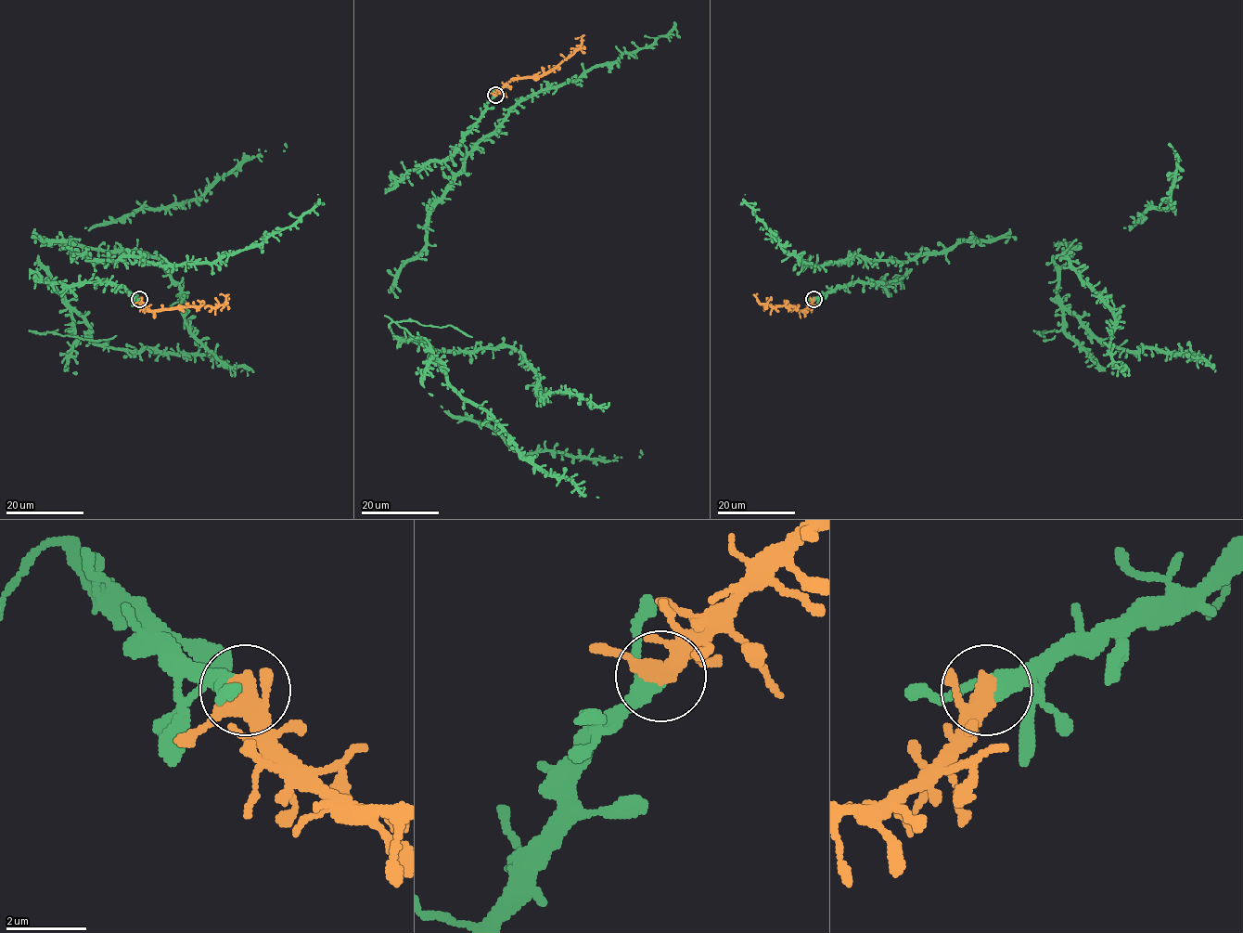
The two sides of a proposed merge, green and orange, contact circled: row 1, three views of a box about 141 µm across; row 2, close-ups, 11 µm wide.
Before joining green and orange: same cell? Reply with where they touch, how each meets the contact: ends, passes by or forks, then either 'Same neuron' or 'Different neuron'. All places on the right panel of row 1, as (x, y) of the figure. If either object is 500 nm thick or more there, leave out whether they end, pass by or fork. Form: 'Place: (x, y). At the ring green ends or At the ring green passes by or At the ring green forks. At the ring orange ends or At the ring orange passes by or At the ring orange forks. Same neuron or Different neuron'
Place: (813, 299). At the ring green passes by. At the ring orange forks. Same neuron

